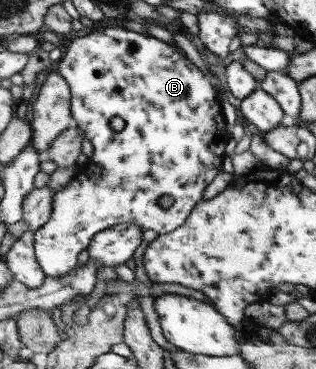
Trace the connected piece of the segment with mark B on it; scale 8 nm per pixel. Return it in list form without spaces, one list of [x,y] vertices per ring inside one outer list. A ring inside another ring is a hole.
[[[102,27],[99,30],[91,30],[86,36],[74,38],[67,41],[63,47],[63,56],[57,64],[60,74],[68,81],[71,86],[71,108],[75,118],[76,125],[84,132],[84,135],[93,144],[93,155],[86,165],[80,169],[76,177],[68,184],[67,187],[55,192],[52,207],[52,216],[50,220],[35,231],[35,253],[40,266],[48,277],[66,276],[78,267],[78,256],[80,252],[90,246],[92,239],[99,232],[106,231],[107,228],[115,227],[124,222],[133,222],[139,224],[143,231],[154,230],[159,235],[163,235],[183,226],[187,222],[188,216],[195,210],[195,206],[202,202],[206,188],[212,184],[212,180],[222,172],[222,162],[226,156],[226,144],[230,142],[226,118],[222,114],[222,103],[218,99],[218,92],[214,88],[213,81],[209,75],[204,74],[184,52],[174,48],[168,42],[158,40],[156,36],[138,34],[126,27]],[[120,117],[125,122],[125,127],[120,131],[112,130],[112,118]],[[166,194],[173,196],[175,201],[172,206],[162,208],[160,198]]]

